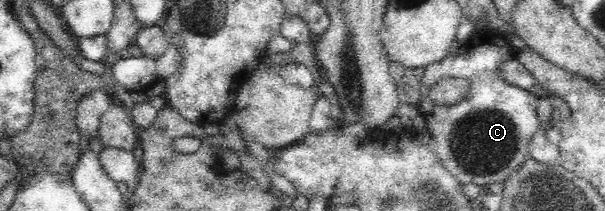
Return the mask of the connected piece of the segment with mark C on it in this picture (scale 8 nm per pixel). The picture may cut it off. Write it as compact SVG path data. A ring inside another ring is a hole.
M476 29L463 41L460 49L457 55L449 53L440 62L424 67L419 87L419 114L427 123L426 129L434 139L442 166L463 185L488 187L505 181L530 155L531 137L542 125L536 112L539 97L502 78L501 64L513 59L516 50L493 29ZM448 76L464 77L470 83L470 90L465 99L454 106L437 106L427 98L427 94L430 95L429 85Z

